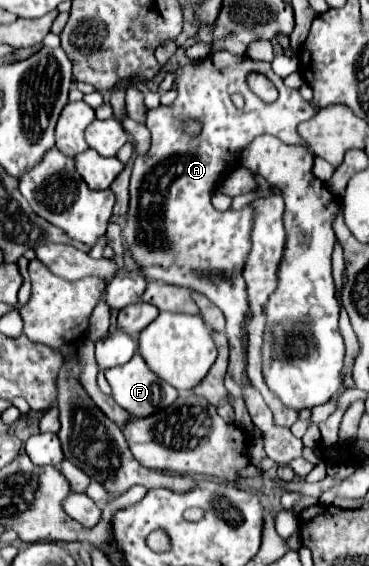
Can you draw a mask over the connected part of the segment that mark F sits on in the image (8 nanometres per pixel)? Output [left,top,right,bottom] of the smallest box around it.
[105,354,177,418]

